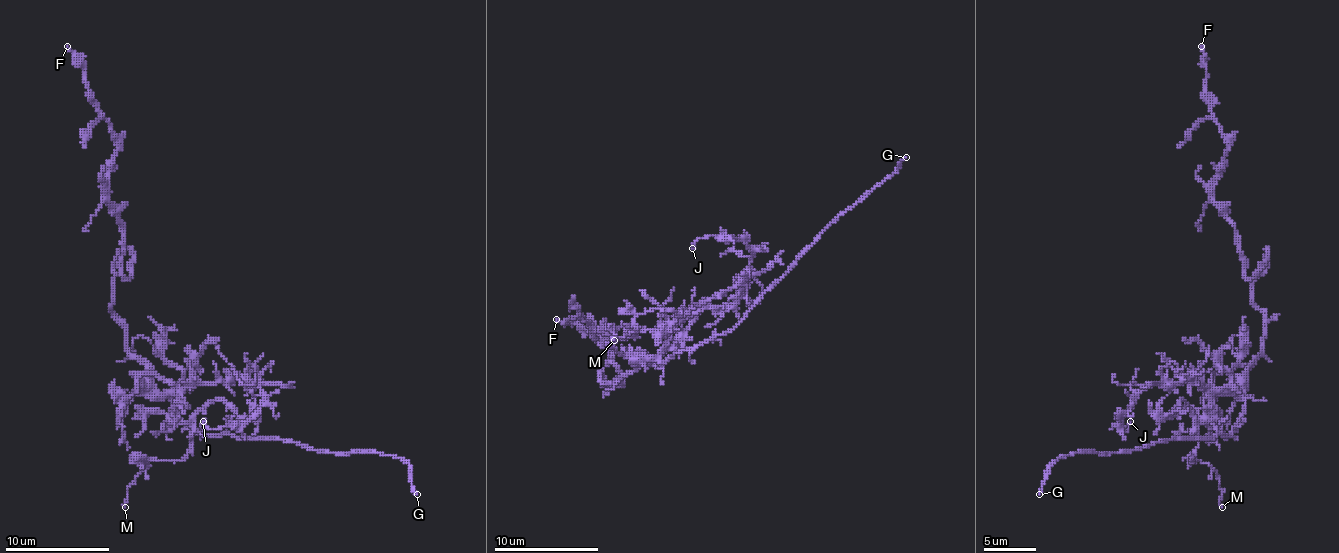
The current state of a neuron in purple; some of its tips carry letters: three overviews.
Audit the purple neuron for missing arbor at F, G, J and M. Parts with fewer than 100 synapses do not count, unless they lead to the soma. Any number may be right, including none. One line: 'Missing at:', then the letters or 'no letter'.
Missing at: G

